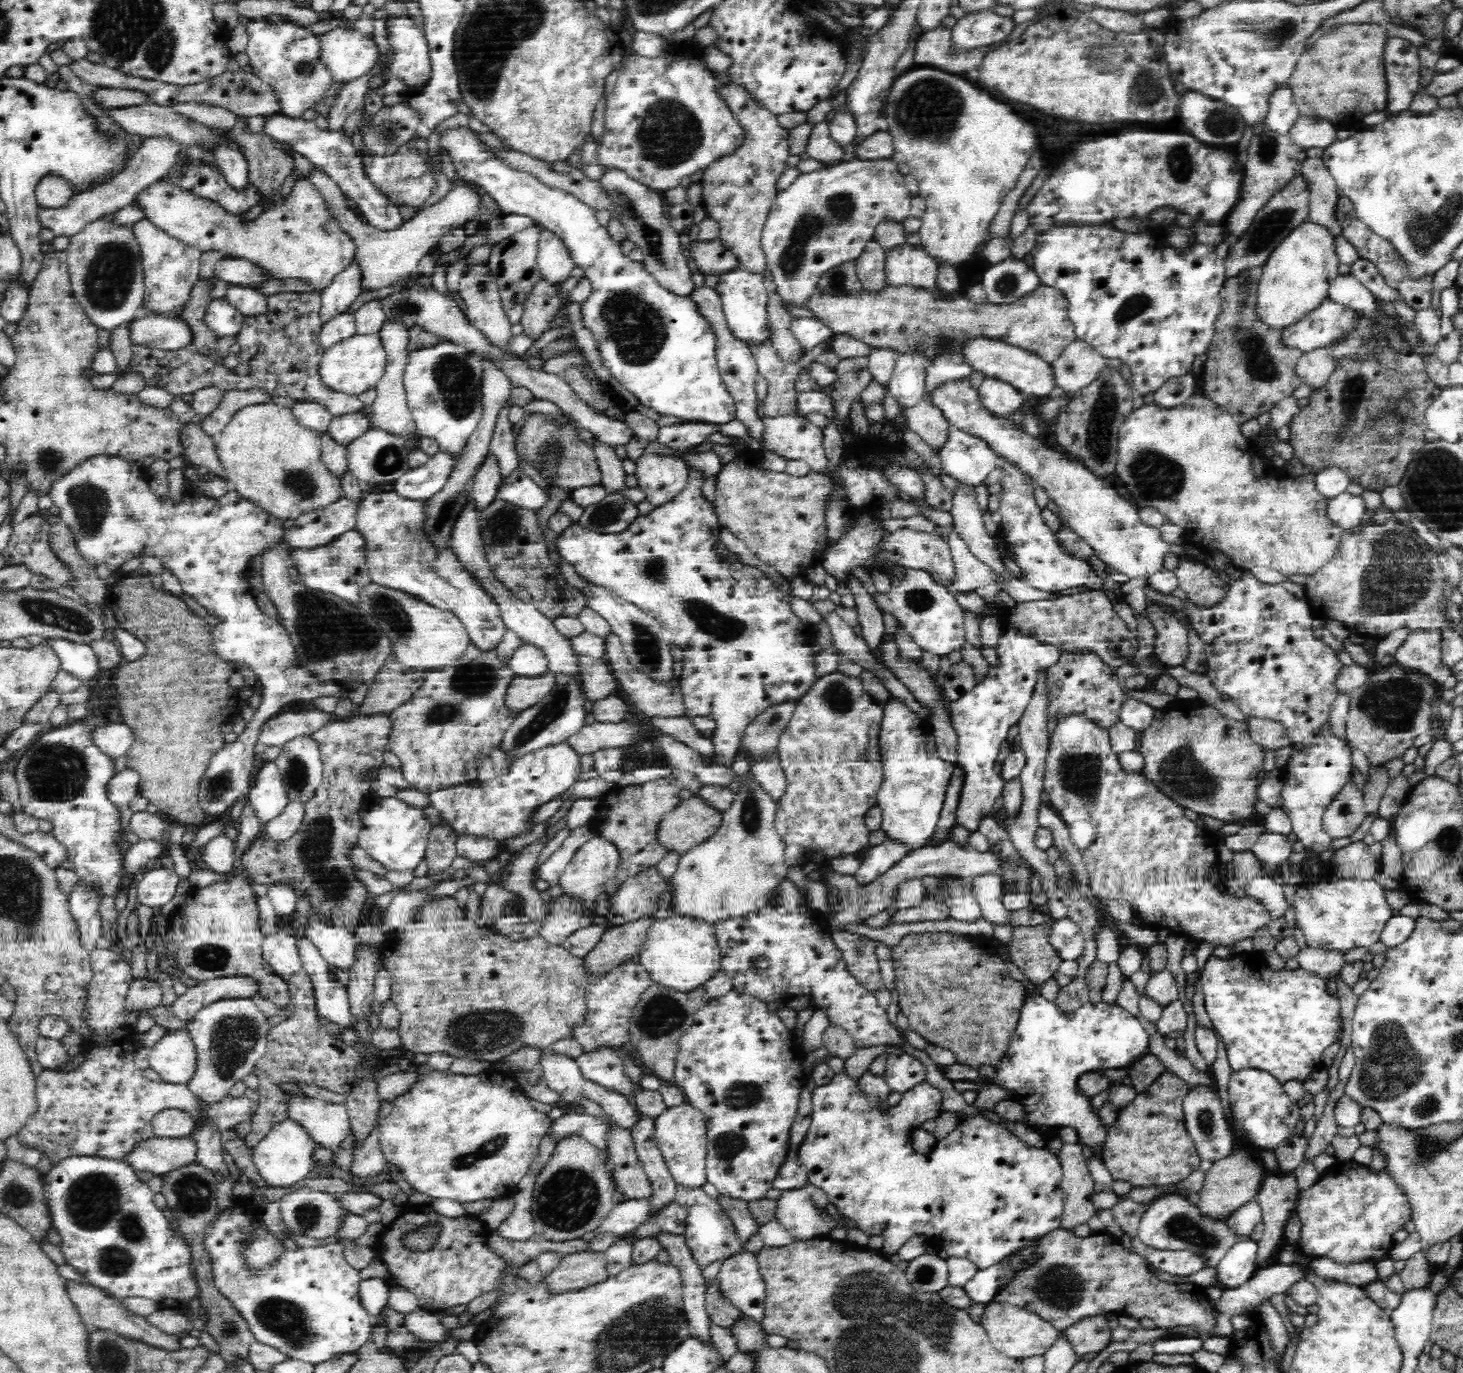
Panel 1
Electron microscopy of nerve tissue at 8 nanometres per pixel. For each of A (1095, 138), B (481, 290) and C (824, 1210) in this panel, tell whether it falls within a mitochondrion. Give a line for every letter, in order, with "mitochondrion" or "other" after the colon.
A: other
B: mitochondrion
C: other

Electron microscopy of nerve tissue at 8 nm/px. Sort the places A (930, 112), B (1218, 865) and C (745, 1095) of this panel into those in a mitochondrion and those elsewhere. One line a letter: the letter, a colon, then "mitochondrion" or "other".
A: mitochondrion
B: other
C: mitochondrion

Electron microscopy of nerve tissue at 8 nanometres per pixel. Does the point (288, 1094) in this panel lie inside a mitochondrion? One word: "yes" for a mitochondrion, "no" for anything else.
no

